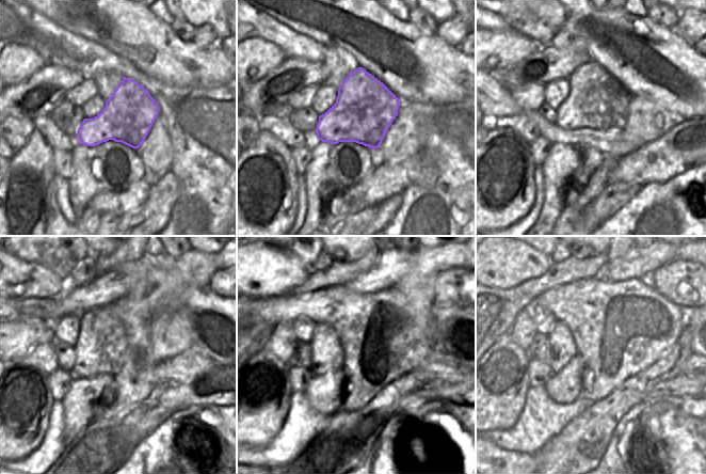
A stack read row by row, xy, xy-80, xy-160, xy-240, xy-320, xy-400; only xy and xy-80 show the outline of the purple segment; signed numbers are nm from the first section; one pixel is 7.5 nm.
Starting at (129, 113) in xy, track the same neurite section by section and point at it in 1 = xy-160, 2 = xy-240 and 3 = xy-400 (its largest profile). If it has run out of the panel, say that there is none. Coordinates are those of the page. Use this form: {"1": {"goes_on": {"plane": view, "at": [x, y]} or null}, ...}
{"1": {"goes_on": {"plane": "xy-160", "at": [596, 100]}}, "2": {"goes_on": {"plane": "xy-240", "at": [101, 343]}}, "3": {"goes_on": {"plane": "xy-400", "at": [562, 348]}}}

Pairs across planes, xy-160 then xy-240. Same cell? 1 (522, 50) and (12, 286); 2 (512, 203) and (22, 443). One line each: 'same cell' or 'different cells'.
1: same cell
2: same cell

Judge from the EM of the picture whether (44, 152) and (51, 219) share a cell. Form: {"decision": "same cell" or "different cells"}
{"decision": "same cell"}

